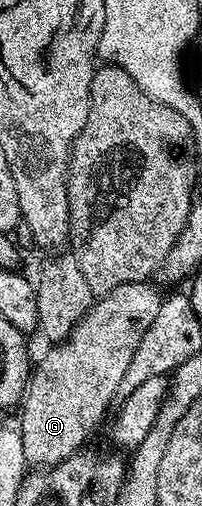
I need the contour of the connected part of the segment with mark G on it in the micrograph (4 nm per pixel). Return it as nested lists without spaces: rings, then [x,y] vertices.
[[[150,282],[125,284],[99,295],[68,339],[51,345],[44,358],[35,363],[18,422],[27,465],[47,468],[66,461],[87,445],[86,439],[97,430],[98,423],[107,419],[120,382],[124,382],[124,373],[132,363],[132,354],[140,346],[140,338],[148,334],[148,326],[160,314],[164,296],[152,285]]]

